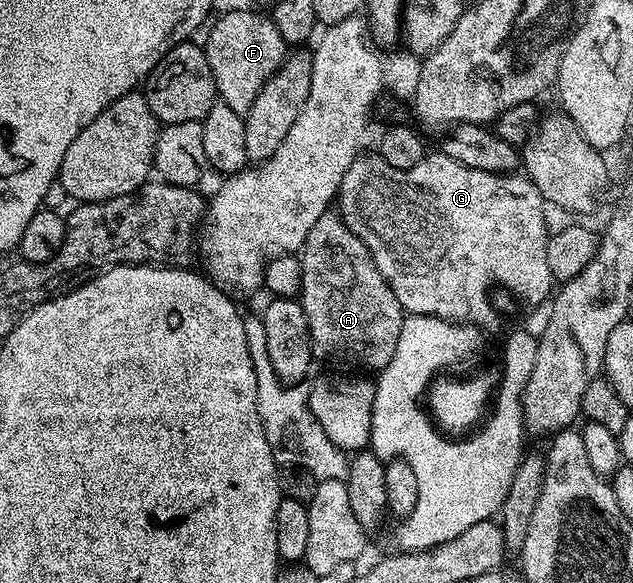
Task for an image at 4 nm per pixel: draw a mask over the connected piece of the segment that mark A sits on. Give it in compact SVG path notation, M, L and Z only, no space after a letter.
M331 209L322 214L320 221L316 221L316 225L312 225L312 229L308 229L308 237L302 246L300 258L302 260L302 293L300 302L304 309L304 317L308 321L310 348L314 351L315 360L317 360L319 364L321 362L327 363L327 365L330 366L327 368L341 369L346 373L381 372L382 368L388 365L388 361L392 361L392 353L396 353L396 341L400 341L400 329L402 328L404 312L400 301L396 301L392 289L386 284L386 278L382 276L378 266L374 264L372 253L364 245L364 241L360 241L360 237L356 237L356 233L352 233L352 229L348 229L348 225L342 220L341 214L339 214L337 210Z

